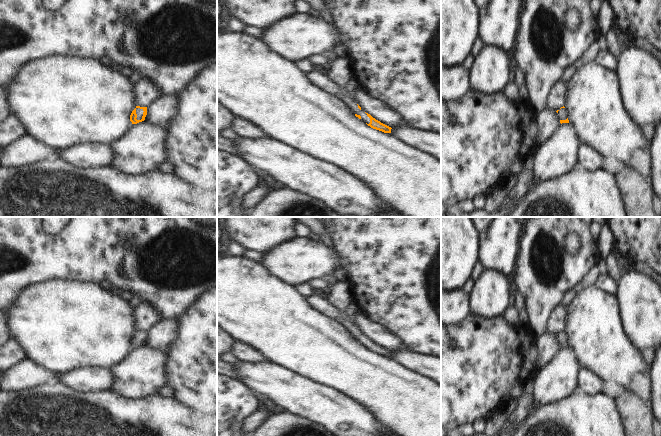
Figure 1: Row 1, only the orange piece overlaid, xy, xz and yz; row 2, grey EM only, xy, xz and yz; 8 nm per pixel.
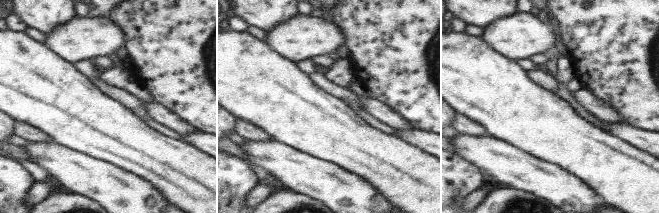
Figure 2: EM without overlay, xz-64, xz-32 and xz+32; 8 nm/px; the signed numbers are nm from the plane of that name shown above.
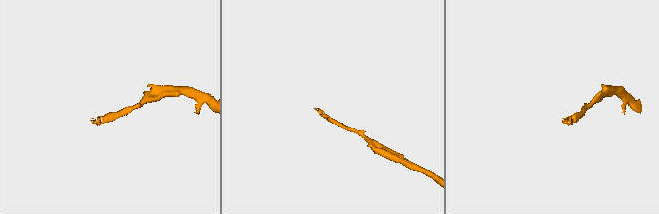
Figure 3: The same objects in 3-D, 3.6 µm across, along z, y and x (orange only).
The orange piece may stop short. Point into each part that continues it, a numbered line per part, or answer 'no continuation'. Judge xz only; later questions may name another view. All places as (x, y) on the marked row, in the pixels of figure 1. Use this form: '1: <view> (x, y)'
1: xz (345, 99)

